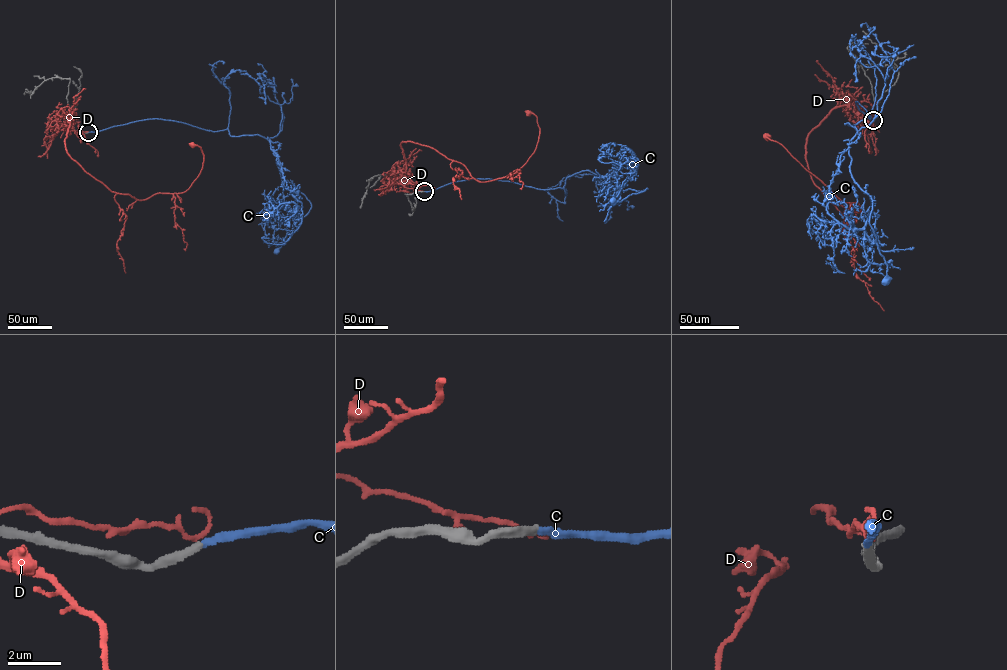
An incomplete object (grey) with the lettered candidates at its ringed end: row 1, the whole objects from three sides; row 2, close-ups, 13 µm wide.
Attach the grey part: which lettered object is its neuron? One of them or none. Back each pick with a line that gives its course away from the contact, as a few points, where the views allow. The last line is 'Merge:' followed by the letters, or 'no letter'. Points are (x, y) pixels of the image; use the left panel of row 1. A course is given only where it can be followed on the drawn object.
C: via (88, 132), (158, 118), (262, 136), (276, 157), (283, 195), (297, 188), (311, 206), (277, 251)
Merge: C

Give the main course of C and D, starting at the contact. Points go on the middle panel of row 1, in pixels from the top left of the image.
C: (424, 191), (473, 179), (562, 188), (589, 170), (615, 174), (619, 191), (647, 188), (613, 201)
D: (423, 191), (398, 183), (402, 142), (489, 181), (533, 153), (539, 128), (528, 113)

